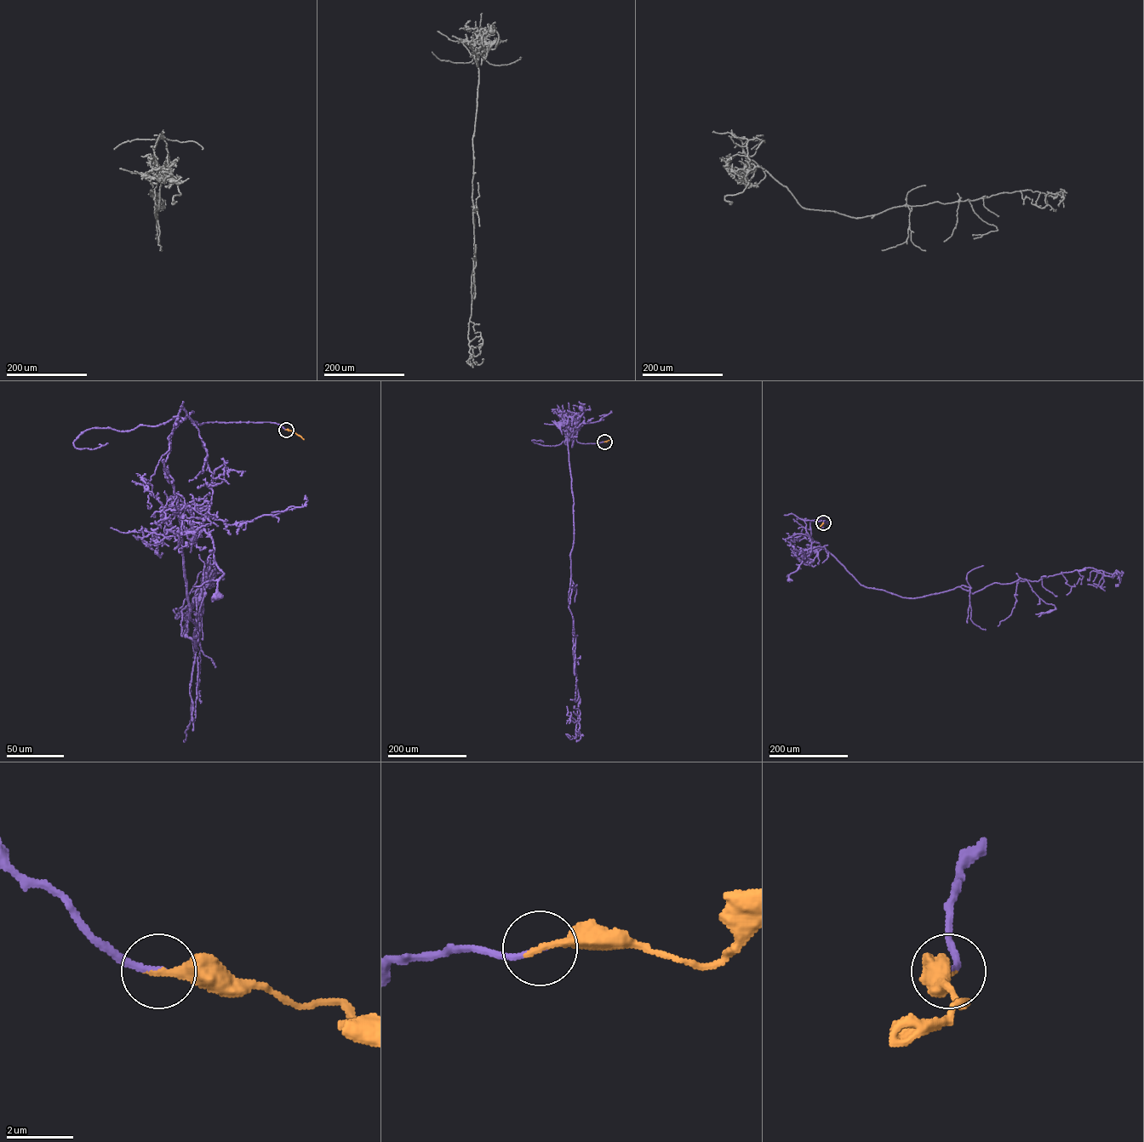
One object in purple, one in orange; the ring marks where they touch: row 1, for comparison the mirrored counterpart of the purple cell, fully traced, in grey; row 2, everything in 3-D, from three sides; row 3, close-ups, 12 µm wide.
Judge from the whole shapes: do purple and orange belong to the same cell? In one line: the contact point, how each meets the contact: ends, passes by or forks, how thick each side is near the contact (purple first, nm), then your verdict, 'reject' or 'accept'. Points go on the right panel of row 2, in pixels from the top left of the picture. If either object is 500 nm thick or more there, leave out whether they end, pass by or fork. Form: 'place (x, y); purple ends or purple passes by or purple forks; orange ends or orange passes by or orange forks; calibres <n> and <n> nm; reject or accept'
place (823, 522); purple ends; orange ends; calibres 180 and 260 nm; accept

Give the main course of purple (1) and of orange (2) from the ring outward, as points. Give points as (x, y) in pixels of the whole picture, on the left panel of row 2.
1: (286, 430), (270, 422), (192, 422), (213, 474), (211, 505), (200, 525), (224, 573), (217, 596)
2: (286, 430), (304, 439)

